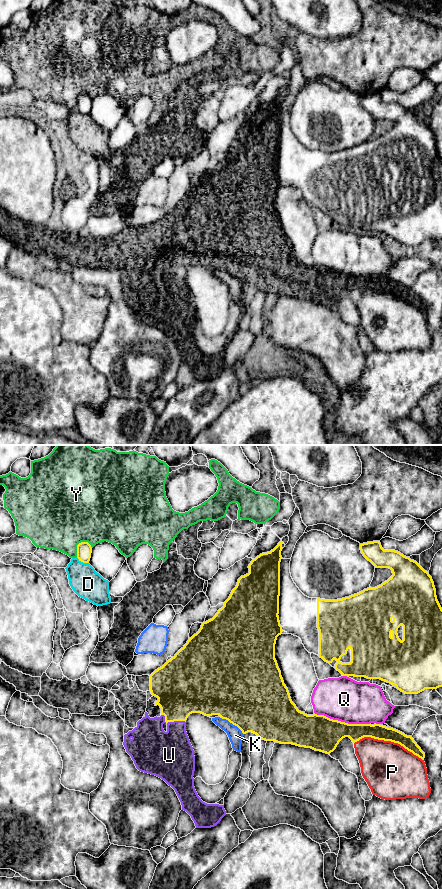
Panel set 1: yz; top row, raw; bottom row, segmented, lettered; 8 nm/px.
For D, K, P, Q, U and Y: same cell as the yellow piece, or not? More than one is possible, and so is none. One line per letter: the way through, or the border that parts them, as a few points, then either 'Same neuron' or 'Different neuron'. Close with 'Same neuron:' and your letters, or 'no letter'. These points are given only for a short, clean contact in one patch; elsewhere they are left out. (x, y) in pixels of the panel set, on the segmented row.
D: Different neuron
K: Different neuron
P: Different neuron
Q: Different neuron
U: Path across: yz (180, 692), (171, 721), (171, 752). Same neuron
Y: Different neuron
Same neuron: U

